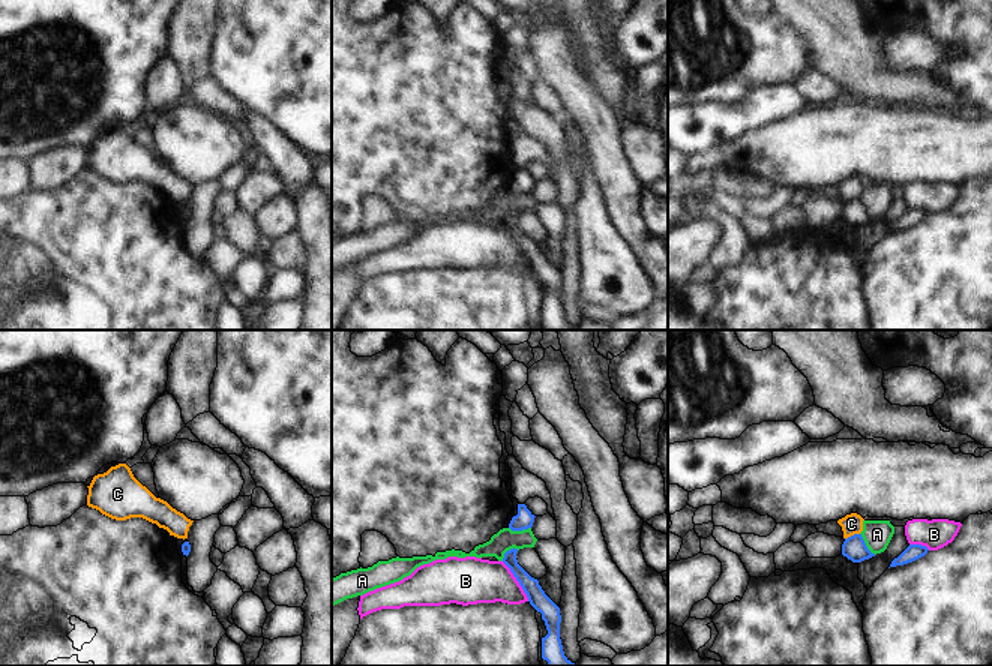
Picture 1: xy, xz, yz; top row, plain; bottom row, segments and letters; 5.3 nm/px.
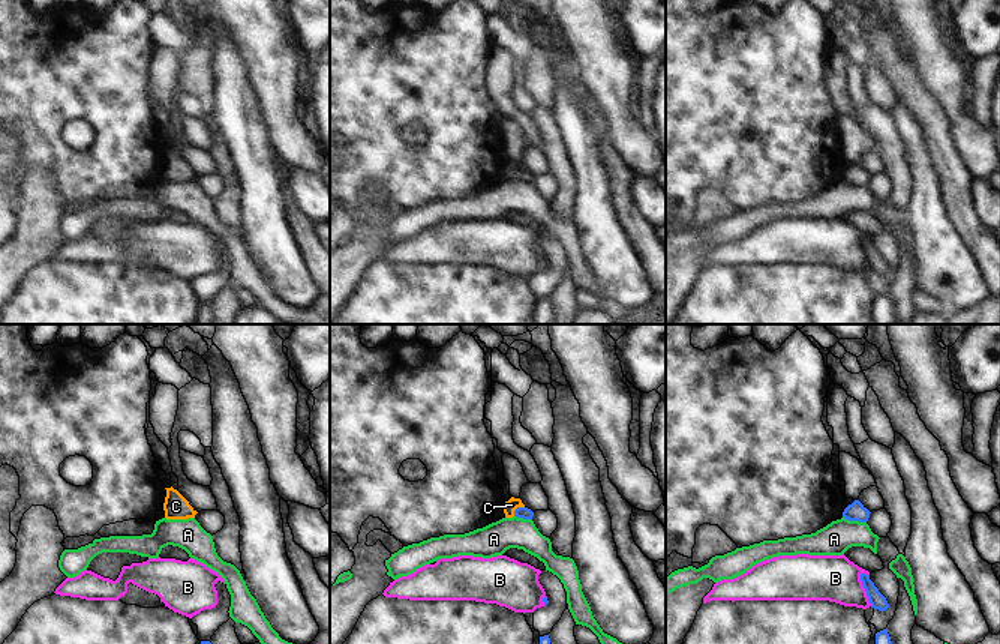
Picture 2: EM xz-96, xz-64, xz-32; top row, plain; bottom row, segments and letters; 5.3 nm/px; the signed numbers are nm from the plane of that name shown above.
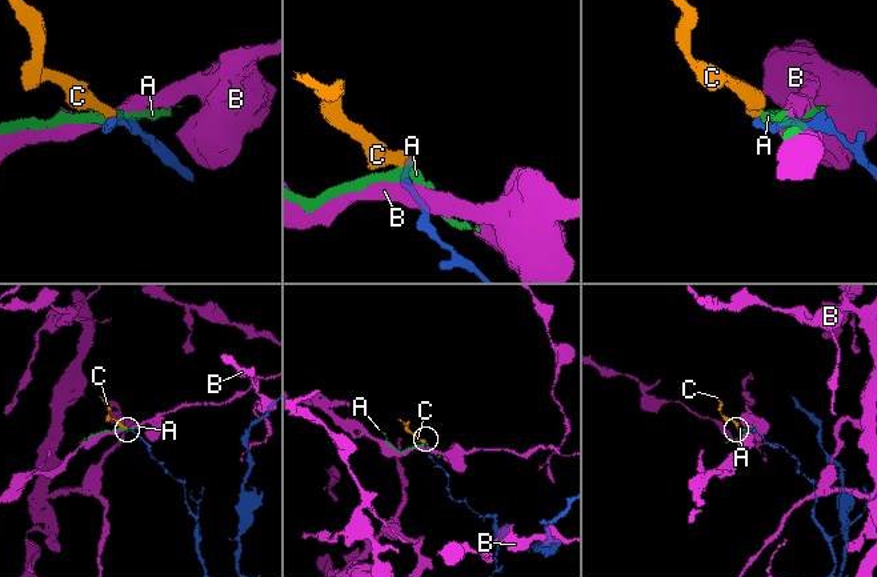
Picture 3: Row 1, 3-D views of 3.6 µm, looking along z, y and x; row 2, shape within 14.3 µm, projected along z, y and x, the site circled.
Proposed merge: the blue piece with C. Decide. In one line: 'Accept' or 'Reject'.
Reject

